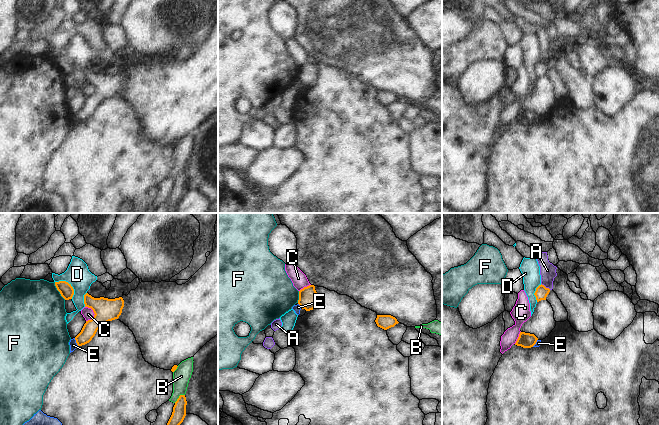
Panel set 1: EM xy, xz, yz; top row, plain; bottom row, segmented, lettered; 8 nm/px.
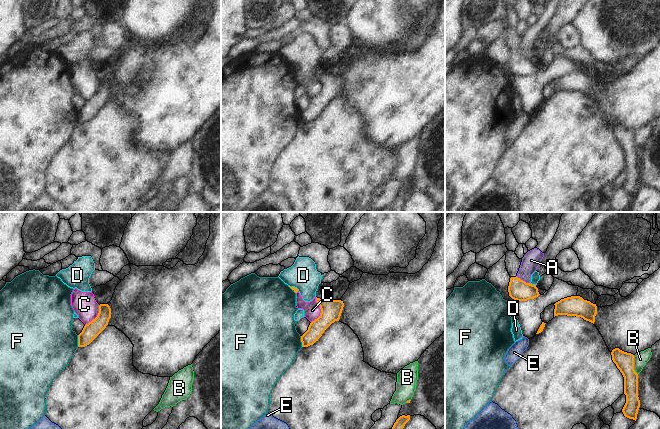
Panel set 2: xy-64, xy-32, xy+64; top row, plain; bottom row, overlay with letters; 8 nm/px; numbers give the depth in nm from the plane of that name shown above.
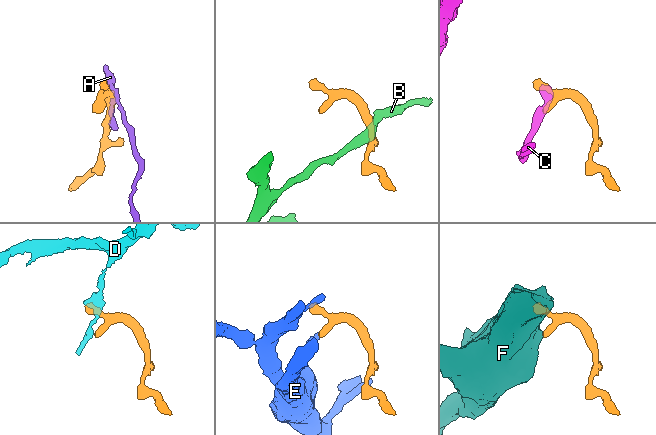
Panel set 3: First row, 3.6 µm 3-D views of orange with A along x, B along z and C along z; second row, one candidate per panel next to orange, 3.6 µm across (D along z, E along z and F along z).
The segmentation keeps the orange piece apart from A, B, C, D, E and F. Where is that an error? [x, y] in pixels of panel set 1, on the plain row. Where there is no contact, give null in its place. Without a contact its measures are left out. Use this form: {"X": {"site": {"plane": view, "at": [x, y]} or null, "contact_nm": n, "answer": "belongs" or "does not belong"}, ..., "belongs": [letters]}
{"A": {"site": {"plane": "yz", "at": [545, 63]}, "contact_nm": 90, "answer": "does not belong"}, "B": {"site": {"plane": "xy", "at": [179, 173]}, "contact_nm": 110, "answer": "does not belong"}, "C": {"site": {"plane": "xy", "at": [94, 89]}, "contact_nm": 130, "answer": "does not belong"}, "D": {"site": {"plane": "xy", "at": [69, 60]}, "contact_nm": 200, "answer": "does not belong"}, "E": {"site": {"plane": "xy", "at": [76, 118]}, "contact_nm": 80, "answer": "does not belong"}, "F": {"site": {"plane": "xy", "at": [58, 66]}, "contact_nm": 170, "answer": "does not belong"}, "belongs": []}

